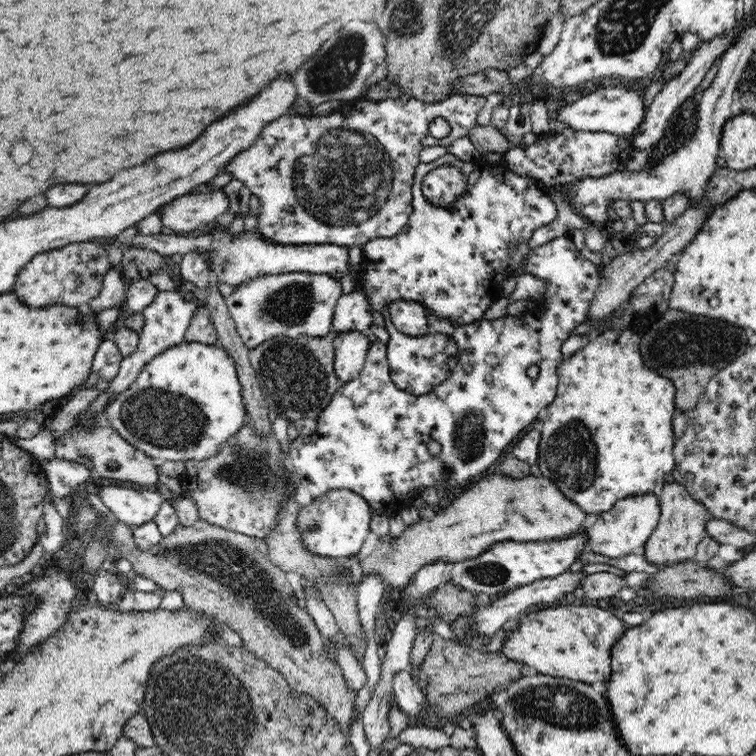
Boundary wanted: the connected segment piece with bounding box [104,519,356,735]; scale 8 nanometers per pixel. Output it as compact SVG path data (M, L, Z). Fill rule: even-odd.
M198 519L192 526L178 526L172 534L162 537L156 546L142 552L134 544L132 527L119 520L117 523L104 525L104 529L109 532L111 550L128 559L137 575L150 578L164 591L180 593L184 608L213 616L220 623L228 625L240 636L244 649L278 671L294 692L310 695L338 721L341 730L348 735L355 717L352 702L356 691L347 689L339 664L330 663L320 630L315 626L307 608L295 596L294 588L286 579L286 571L270 560L266 541Z

